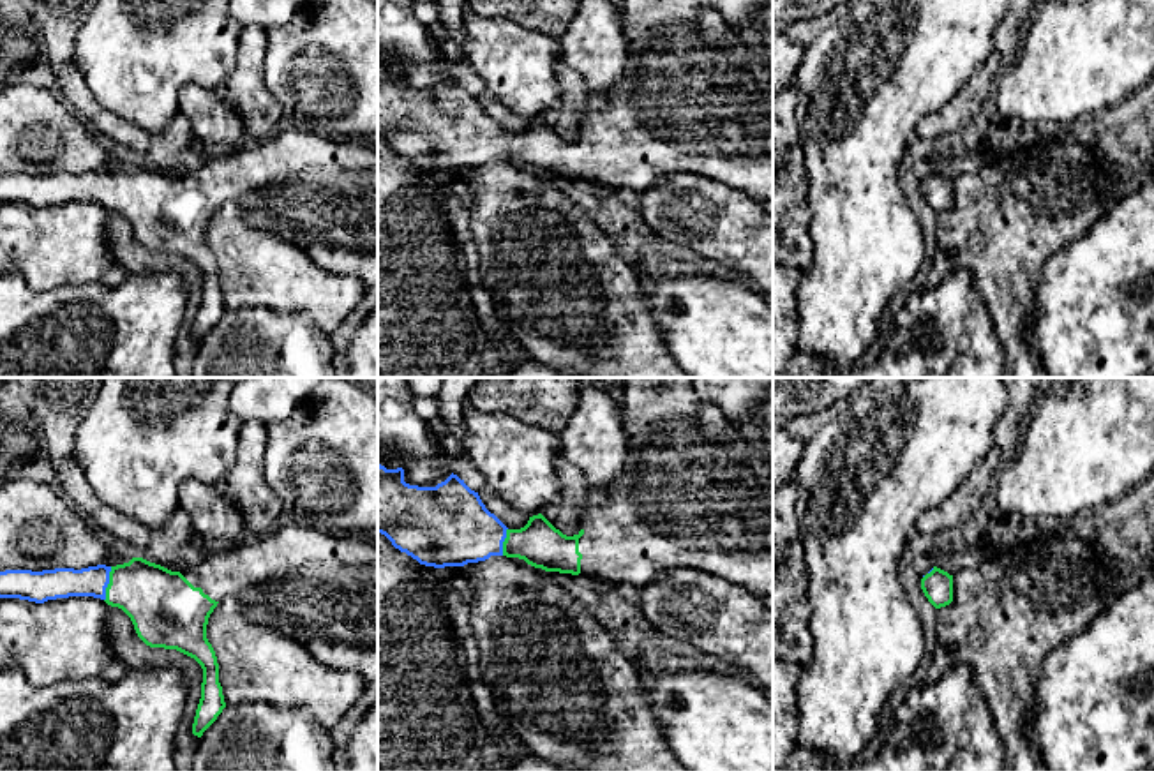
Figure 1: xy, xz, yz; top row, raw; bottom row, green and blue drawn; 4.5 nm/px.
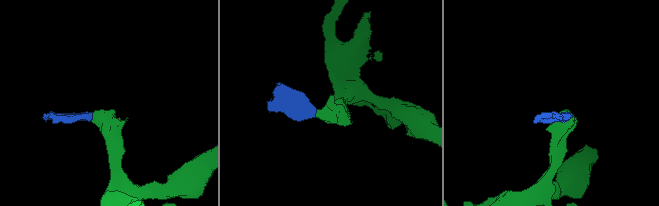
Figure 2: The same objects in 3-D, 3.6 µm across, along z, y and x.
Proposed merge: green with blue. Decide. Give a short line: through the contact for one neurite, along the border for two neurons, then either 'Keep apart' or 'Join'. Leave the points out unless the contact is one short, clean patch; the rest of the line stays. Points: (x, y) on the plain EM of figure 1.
Line: xy (159, 207), (140, 193), (108, 189), (60, 187). Join

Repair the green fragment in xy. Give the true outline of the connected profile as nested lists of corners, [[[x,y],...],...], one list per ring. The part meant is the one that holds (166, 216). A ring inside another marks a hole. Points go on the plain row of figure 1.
[[[286,125],[265,141],[245,141],[235,150],[214,152],[192,162],[180,178],[143,162],[132,162],[116,171],[88,171],[81,175],[5,175],[0,176],[0,203],[19,203],[35,208],[69,201],[94,201],[122,213],[132,226],[138,242],[150,252],[176,254],[194,263],[203,273],[201,303],[196,314],[192,339],[203,337],[226,312],[219,288],[219,268],[206,243],[208,222],[226,201],[240,206],[244,219],[256,229],[268,231],[300,247],[311,261],[332,273],[362,279],[367,288],[378,288],[378,143],[335,139]]]

